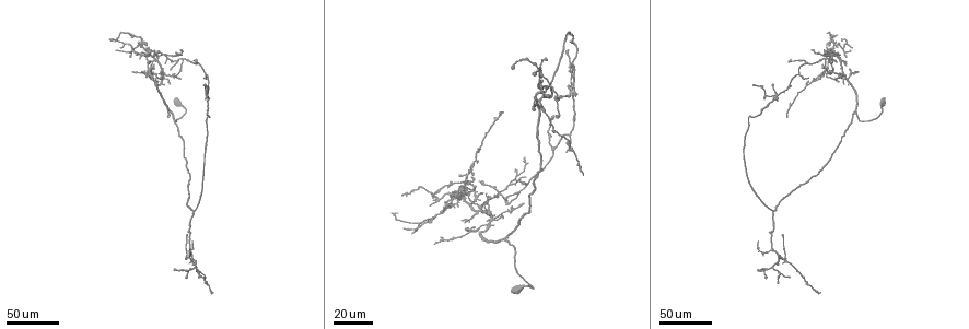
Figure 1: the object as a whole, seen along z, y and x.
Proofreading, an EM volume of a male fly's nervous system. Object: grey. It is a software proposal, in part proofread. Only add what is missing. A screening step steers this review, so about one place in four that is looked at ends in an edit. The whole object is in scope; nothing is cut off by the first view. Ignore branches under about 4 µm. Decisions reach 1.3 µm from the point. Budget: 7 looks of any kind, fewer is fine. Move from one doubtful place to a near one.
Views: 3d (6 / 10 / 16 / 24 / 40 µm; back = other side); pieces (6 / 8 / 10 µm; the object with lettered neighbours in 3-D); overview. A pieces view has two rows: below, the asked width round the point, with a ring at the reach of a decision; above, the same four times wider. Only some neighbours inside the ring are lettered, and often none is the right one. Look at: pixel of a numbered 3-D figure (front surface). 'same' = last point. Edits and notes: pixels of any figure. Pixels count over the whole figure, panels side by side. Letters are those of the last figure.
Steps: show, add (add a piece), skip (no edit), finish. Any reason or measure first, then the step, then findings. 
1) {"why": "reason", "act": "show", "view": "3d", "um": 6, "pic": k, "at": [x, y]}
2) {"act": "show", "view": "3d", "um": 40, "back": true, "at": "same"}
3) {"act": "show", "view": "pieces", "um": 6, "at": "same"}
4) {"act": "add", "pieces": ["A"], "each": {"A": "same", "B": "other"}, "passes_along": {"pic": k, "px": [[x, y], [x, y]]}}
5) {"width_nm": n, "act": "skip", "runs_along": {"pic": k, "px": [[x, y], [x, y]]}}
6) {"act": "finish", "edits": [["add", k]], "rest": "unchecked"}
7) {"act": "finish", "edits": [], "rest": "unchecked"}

{"why": "tapers out", "act": "show", "view": "3d", "um": 24, "pic": 1, "at": [566, 151]}

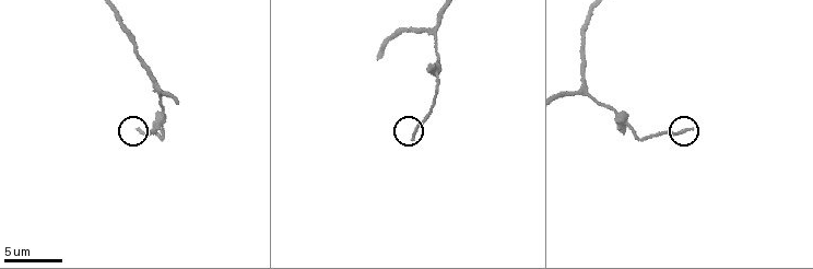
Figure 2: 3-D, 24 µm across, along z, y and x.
{"act": "show", "view": "pieces", "um": 8, "pic": 2, "at": [692, 129]}

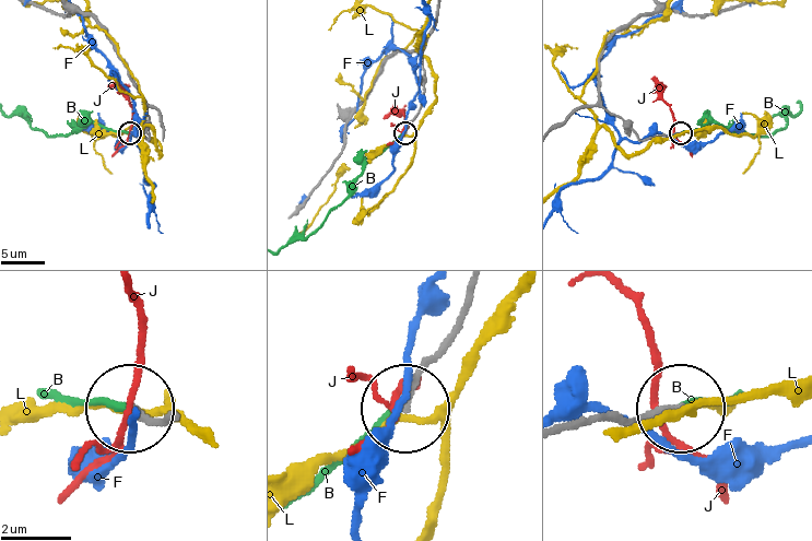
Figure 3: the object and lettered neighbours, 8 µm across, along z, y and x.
{"width_nm": 170, "act": "skip", "each": {"B": "other", "F": "other", "J": "other", "L": "other"}, "runs_along": {"pic": 3, "px": [[472, 293], [455, 338], [408, 406]]}, "found": "no lettered piece goes on from it"}

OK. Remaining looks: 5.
{"why": "an open end", "act": "show", "view": "3d", "um": 40, "pic": 1, "at": [203, 97]}

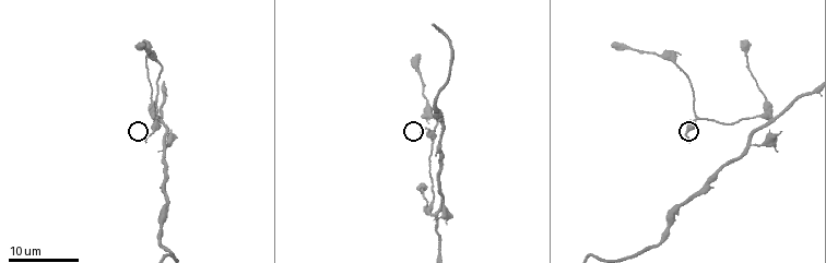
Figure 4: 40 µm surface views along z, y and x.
{"act": "show", "view": "pieces", "um": 6, "pic": 4, "at": [689, 140]}

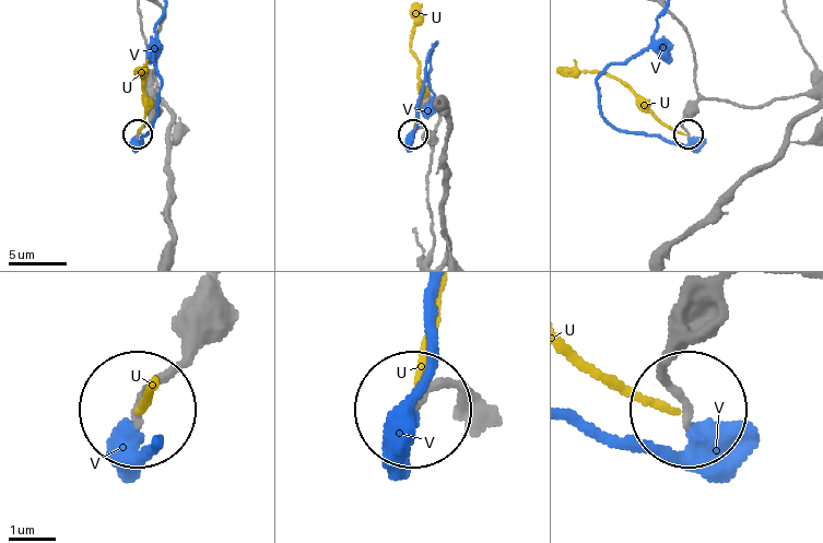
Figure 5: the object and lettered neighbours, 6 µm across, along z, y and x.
{"act": "skip", "each": {"U": "other", "V": "other"}, "runs_along": {"pic": 5, "px": [[806, 95], [759, 106], [703, 99], [683, 124], [688, 134]]}, "found": "no lettered piece goes on from it"}

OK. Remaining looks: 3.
{"why": "thin end", "act": "show", "view": "3d", "um": 24, "pic": 1, "at": [523, 176]}

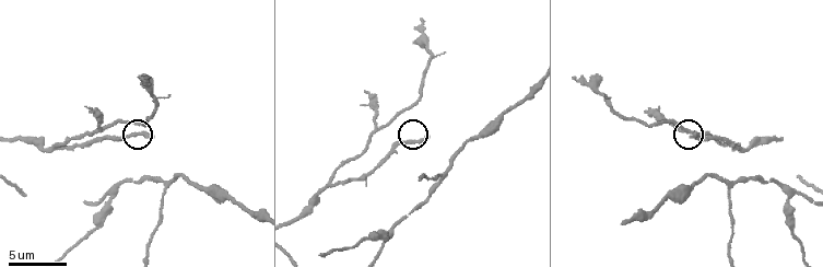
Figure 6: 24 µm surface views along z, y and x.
{"act": "show", "view": "3d", "um": 10, "pic": 6, "at": [153, 138]}

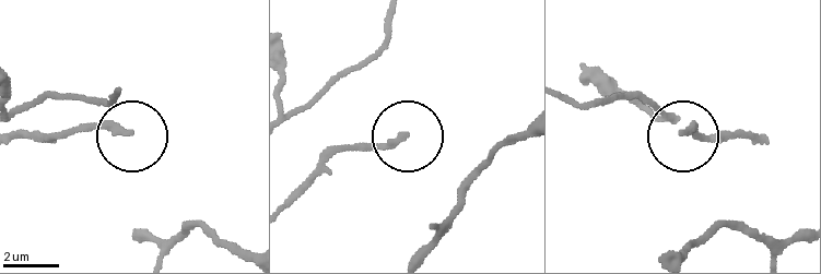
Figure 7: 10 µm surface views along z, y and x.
{"why": "what lies round it", "act": "show", "view": "pieces", "um": 8, "pic": 7, "at": [683, 135]}

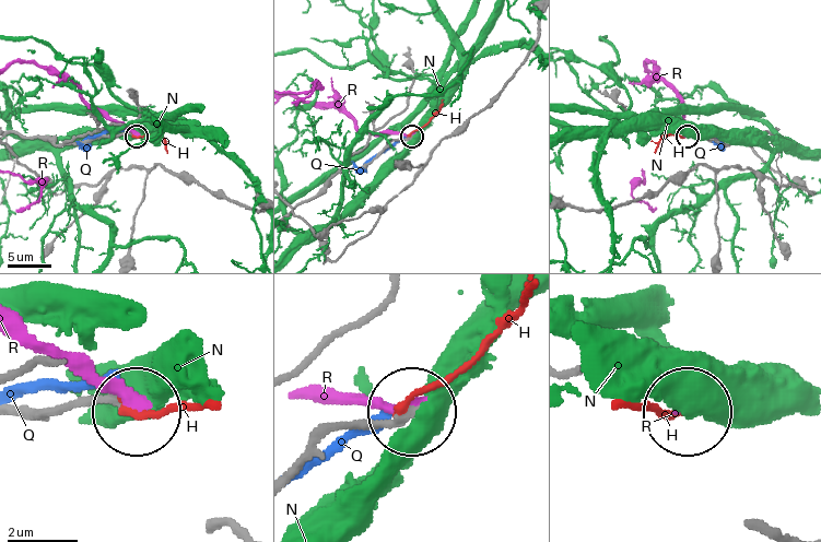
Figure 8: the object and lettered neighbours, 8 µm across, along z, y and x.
{"act": "skip", "each": {"H": "other", "N": "other", "Q": "other", "R": "other"}, "runs_along": {"pic": 8, "px": [[24, 412], [68, 403], [136, 409]]}, "found": "none of them fits"}

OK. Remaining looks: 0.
{"act": "finish", "edits": [], "rest": "unchecked"}

